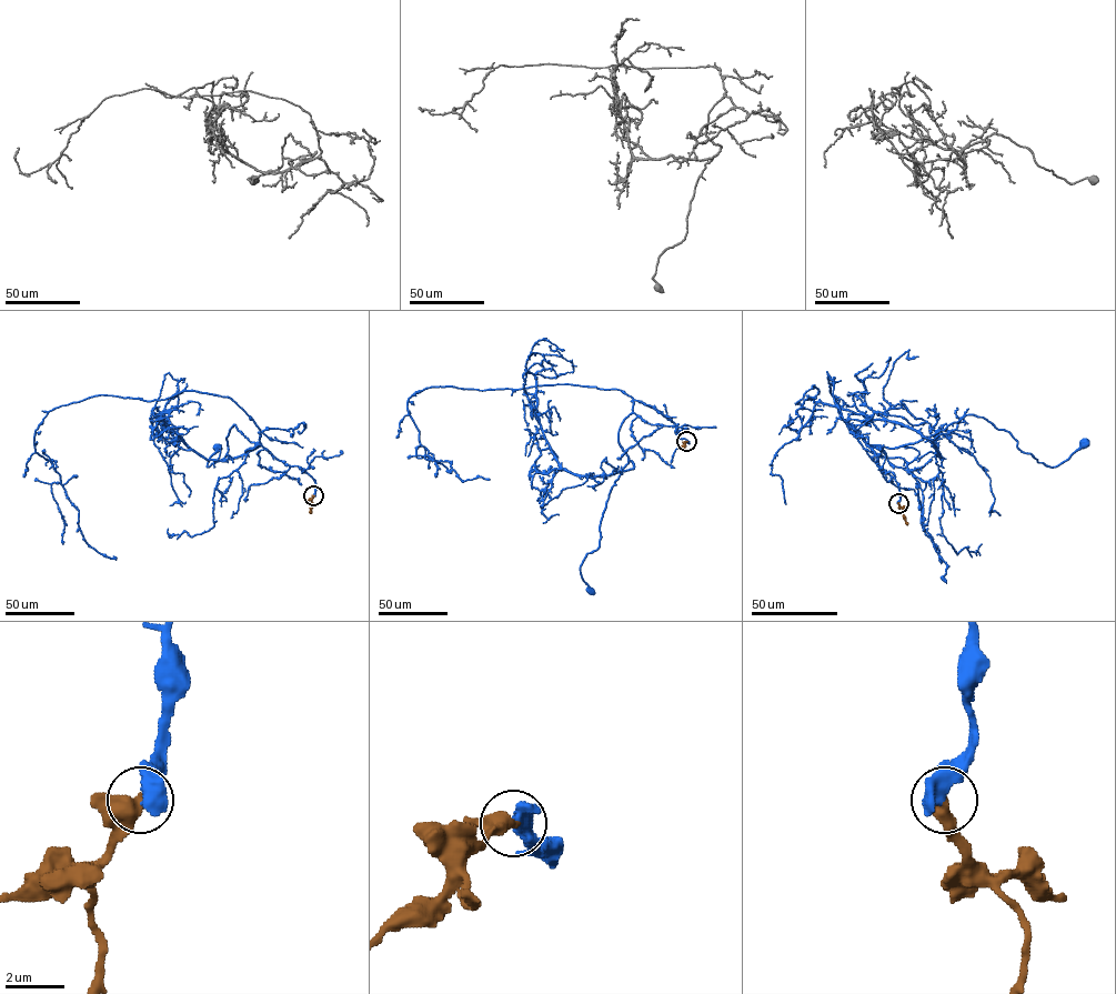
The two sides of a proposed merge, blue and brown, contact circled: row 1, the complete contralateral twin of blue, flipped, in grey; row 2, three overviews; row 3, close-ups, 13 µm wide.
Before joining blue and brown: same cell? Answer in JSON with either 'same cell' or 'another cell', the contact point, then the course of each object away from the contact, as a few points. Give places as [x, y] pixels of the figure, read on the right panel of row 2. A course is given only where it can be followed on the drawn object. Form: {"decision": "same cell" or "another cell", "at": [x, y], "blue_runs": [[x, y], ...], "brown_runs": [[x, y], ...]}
{"decision": "same cell", "at": [898, 503], "blue_runs": [[898, 502], [895, 475], [880, 469], [863, 439], [898, 448], [974, 414], [1049, 467], [1085, 443]], "brown_runs": [[898, 502], [907, 524]]}

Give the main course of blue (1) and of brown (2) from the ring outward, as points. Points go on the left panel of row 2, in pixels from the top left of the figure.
1: (314, 495), (302, 469), (259, 444), (245, 452), (255, 444), (235, 425), (227, 455), (207, 467), (217, 448)
2: (313, 495), (310, 513)

